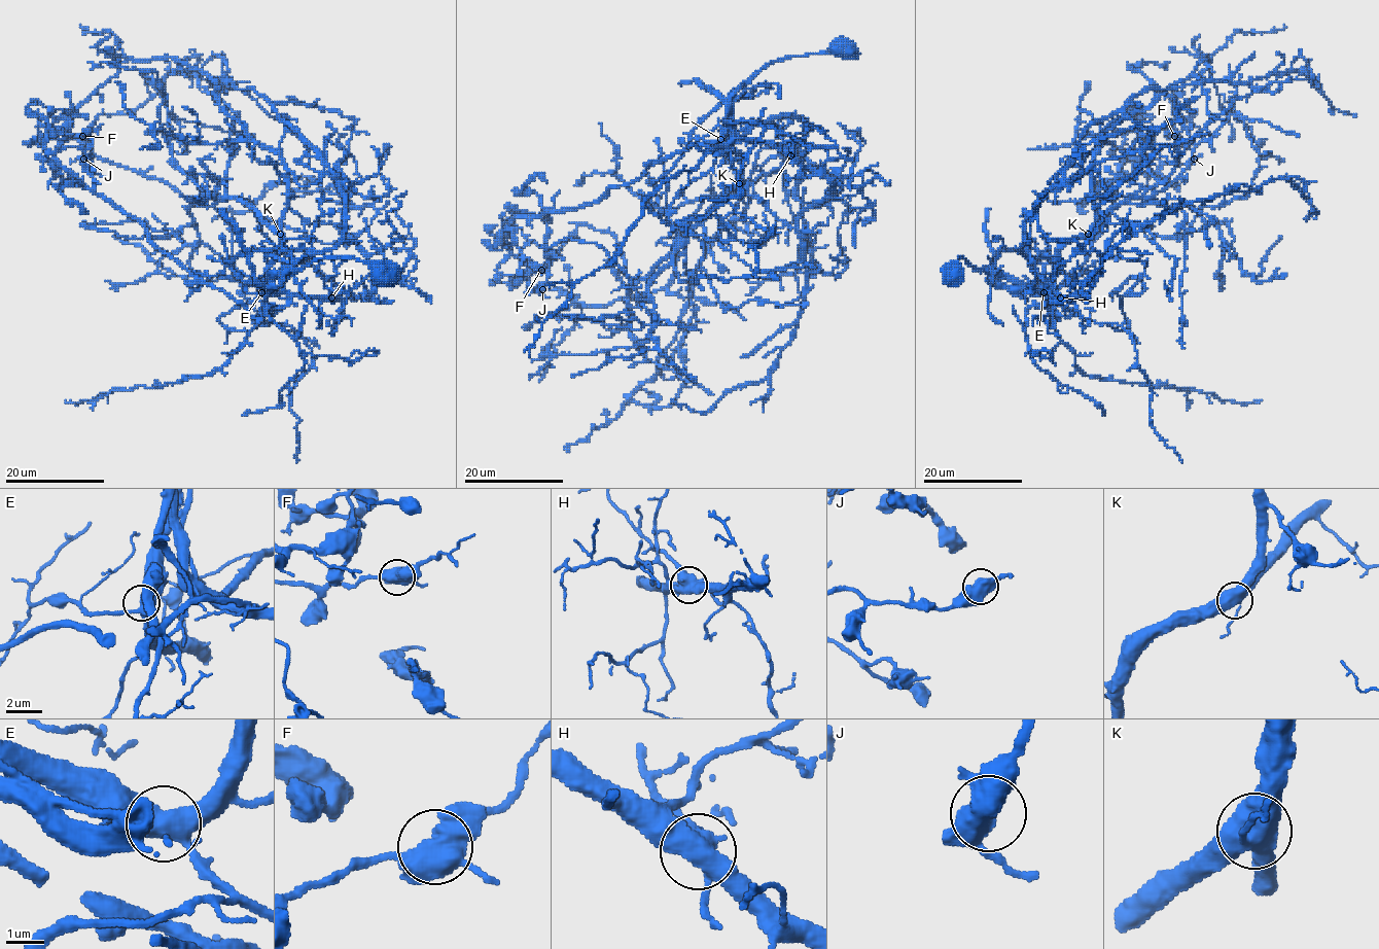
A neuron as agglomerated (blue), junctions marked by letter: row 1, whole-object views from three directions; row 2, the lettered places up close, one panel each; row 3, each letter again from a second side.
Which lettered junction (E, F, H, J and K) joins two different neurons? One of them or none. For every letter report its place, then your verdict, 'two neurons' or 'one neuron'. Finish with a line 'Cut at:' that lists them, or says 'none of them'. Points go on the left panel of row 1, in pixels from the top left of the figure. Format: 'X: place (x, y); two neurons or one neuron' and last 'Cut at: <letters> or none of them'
E: place (261, 292); one neuron
F: place (82, 136); one neuron
H: place (331, 297); two neurons
J: place (83, 159); one neuron
K: place (280, 234); one neuron
Cut at: H

